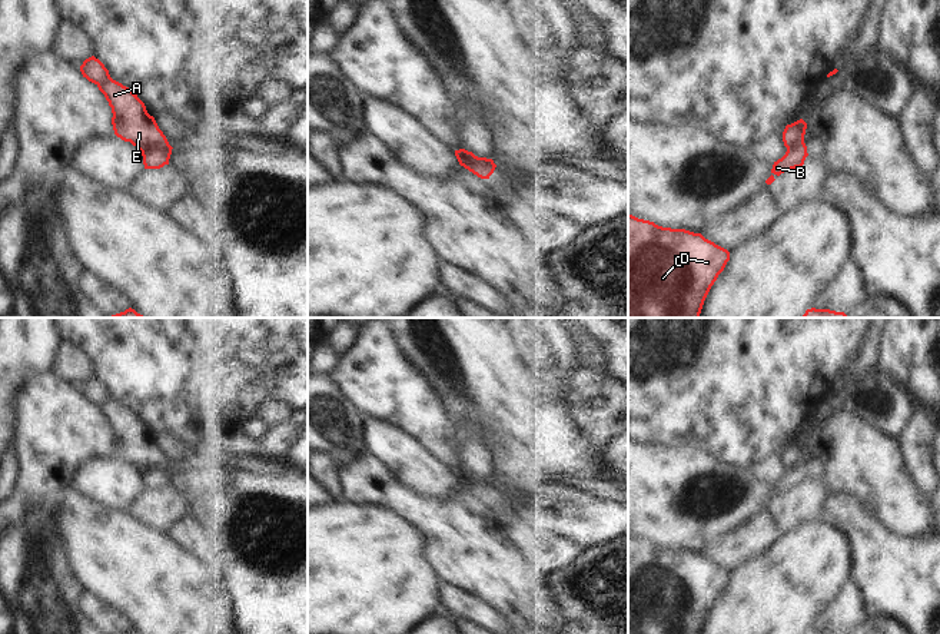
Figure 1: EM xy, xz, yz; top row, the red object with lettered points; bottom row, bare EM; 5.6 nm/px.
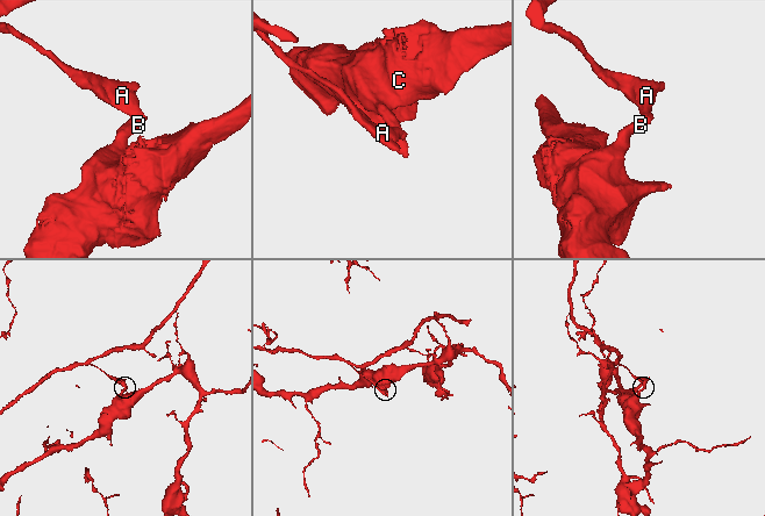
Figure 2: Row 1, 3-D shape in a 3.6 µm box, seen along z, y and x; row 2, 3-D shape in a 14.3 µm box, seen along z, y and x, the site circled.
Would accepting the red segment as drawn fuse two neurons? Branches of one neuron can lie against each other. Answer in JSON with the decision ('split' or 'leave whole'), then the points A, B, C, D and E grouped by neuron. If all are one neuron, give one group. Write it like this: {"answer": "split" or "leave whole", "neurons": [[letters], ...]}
{"answer": "split", "neurons": [["A", "E"], ["B", "C", "D"]]}

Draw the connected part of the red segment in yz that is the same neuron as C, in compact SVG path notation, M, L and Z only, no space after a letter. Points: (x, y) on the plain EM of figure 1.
M628 534L628 634L701 634L730 572L701 554L671 550Z

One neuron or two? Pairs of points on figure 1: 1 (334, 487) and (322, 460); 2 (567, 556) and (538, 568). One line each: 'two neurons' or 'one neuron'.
1: one neuron
2: one neuron

